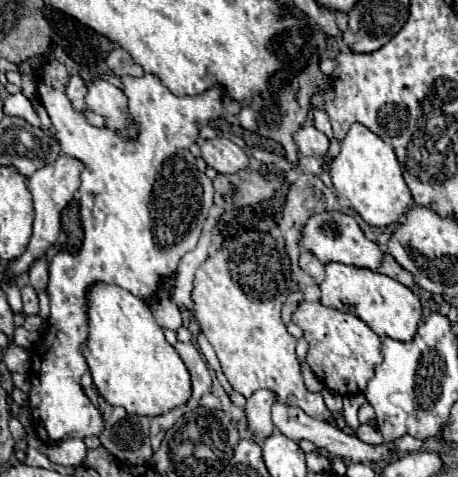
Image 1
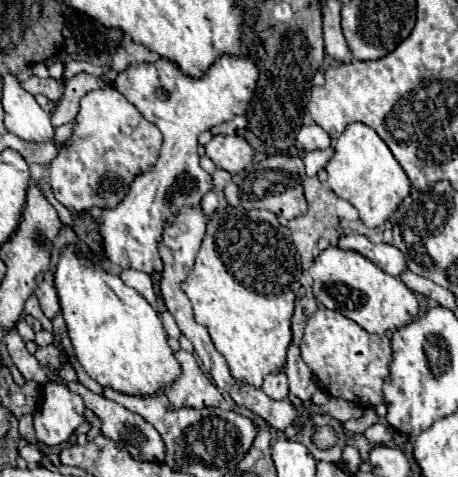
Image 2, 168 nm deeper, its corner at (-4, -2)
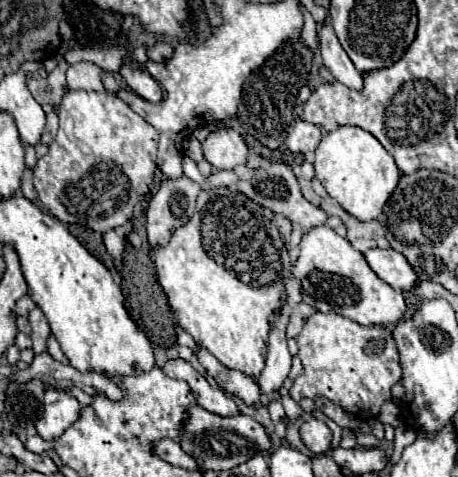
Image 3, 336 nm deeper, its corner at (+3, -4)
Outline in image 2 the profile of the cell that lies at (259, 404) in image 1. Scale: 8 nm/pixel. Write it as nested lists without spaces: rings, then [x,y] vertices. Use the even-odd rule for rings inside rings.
[[[284,369],[278,371],[278,373],[270,373],[270,375],[264,379],[262,391],[264,391],[268,397],[272,397],[272,399],[286,399],[286,395],[288,395],[290,391],[288,391],[288,379],[286,379]]]

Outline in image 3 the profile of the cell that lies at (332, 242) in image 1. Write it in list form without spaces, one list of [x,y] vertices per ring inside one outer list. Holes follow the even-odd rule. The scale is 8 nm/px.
[[[373,247],[373,249],[365,251],[363,255],[365,255],[369,267],[377,273],[377,277],[381,277],[391,287],[409,291],[417,283],[415,271],[411,269],[411,265],[407,263],[407,259],[401,253],[397,253],[393,249]]]

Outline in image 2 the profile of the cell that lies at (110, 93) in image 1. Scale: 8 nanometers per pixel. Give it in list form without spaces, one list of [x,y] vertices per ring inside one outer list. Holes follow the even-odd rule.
[[[112,85],[90,91],[80,101],[68,145],[60,147],[48,165],[54,197],[74,211],[112,209],[122,203],[134,177],[152,169],[158,161],[160,147],[160,129],[146,121],[120,91]]]

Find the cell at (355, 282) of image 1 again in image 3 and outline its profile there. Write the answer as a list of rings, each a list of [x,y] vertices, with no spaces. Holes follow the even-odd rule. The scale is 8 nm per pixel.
[[[327,225],[313,227],[303,235],[301,253],[293,275],[301,283],[301,295],[305,303],[323,313],[333,311],[337,315],[343,315],[363,327],[393,325],[405,313],[403,293],[381,281],[371,271],[365,257]]]

